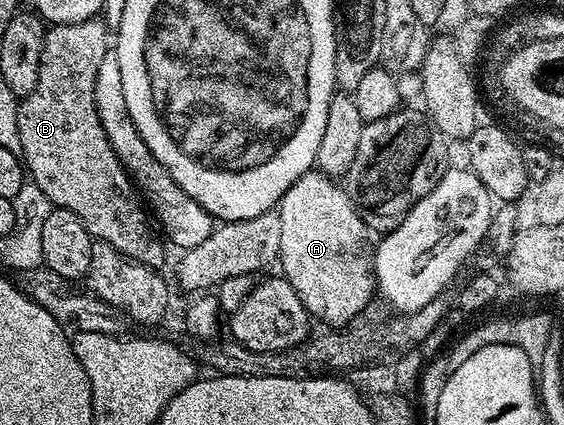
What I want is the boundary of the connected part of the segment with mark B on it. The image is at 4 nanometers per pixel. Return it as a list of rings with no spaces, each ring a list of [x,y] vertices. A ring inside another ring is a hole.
[[[102,18],[46,28],[36,86],[27,96],[21,97],[18,105],[16,126],[22,147],[20,156],[29,179],[44,190],[51,205],[72,210],[72,214],[84,222],[90,237],[108,242],[129,260],[162,270],[165,269],[167,245],[156,231],[130,173],[116,158],[116,150],[112,150],[112,142],[108,142],[108,134],[104,134],[104,126],[100,126],[100,114],[96,114],[96,70],[100,70],[100,61],[108,50],[106,35],[108,29]]]

